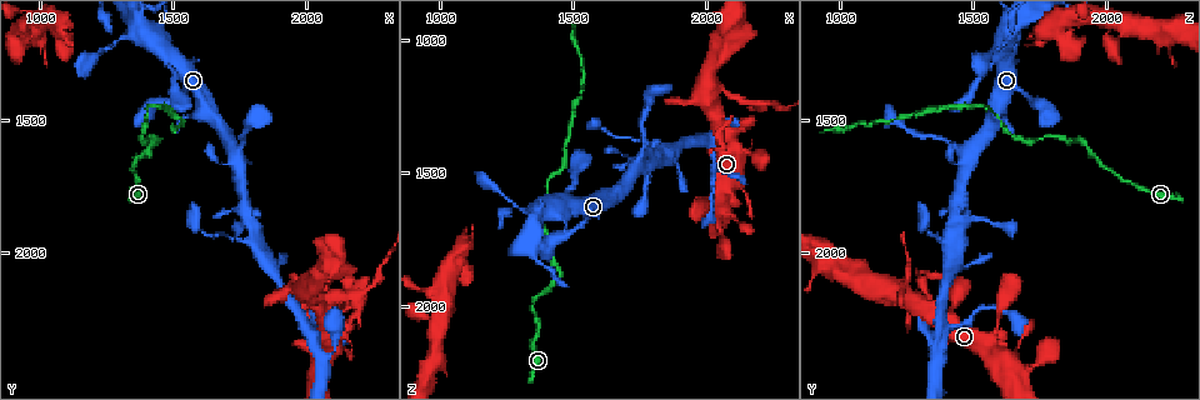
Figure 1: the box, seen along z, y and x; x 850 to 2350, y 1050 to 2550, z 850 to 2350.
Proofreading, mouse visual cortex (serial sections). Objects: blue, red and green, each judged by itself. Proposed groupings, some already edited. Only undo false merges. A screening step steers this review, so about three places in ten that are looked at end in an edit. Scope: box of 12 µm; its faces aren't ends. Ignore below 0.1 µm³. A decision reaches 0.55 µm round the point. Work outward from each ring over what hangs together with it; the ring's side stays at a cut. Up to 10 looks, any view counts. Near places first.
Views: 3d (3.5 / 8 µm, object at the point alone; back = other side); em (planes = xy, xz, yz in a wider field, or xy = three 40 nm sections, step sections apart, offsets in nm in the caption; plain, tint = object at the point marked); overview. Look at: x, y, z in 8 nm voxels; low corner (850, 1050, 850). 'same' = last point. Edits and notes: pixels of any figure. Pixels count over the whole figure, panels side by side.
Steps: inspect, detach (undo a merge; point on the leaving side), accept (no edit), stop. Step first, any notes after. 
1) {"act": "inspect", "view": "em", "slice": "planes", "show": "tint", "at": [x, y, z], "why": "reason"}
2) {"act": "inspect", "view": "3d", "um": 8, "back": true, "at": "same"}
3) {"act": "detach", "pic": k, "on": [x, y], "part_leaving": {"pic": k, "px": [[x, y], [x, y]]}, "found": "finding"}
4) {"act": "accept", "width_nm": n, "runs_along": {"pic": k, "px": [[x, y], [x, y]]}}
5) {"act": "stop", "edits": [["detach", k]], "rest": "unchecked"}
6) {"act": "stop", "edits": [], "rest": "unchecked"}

{"act": "inspect", "view": "3d", "um": 8, "back": true, "at": [2030, 2170, 1180], "why": "side arm on a straight run"}

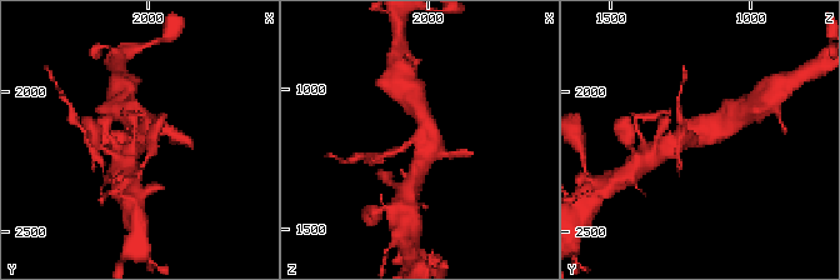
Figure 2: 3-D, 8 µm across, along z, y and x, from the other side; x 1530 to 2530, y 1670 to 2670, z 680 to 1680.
{"act": "inspect", "view": "em", "slice": "xy", "step": 3, "show": "tint", "at": [2040, 2160, 1190]}

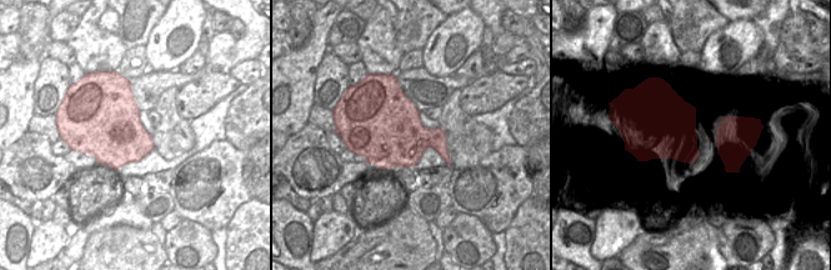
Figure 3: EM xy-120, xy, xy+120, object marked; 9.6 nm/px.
{"act": "detach", "pic": 2, "on": [390, 153], "found": "a second cell is stuck on"}

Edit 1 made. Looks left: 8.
{"act": "inspect", "view": "overview", "why": "see it whole again"}

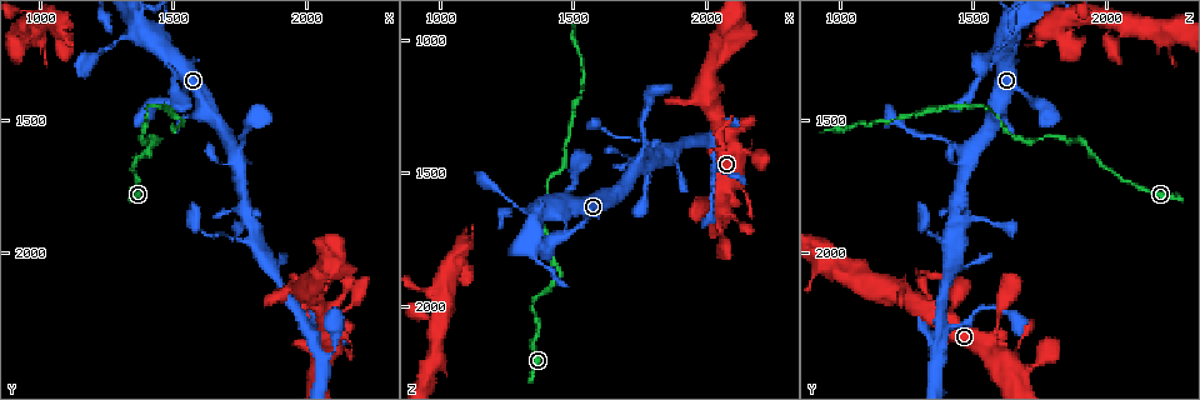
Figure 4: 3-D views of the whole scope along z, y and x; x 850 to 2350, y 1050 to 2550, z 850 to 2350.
{"act": "inspect", "view": "3d", "um": 3.5, "at": [1810, 1920, 1450], "why": "abrupt turn"}

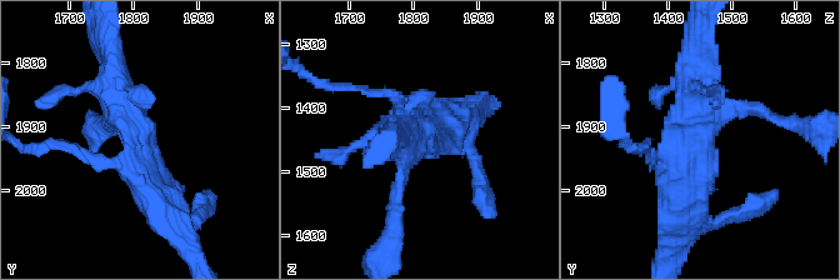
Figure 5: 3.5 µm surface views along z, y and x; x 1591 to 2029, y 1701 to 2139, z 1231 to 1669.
{"act": "inspect", "view": "em", "slice": "xy", "step": 2, "show": "tint", "at": [1810, 1920, 1440]}

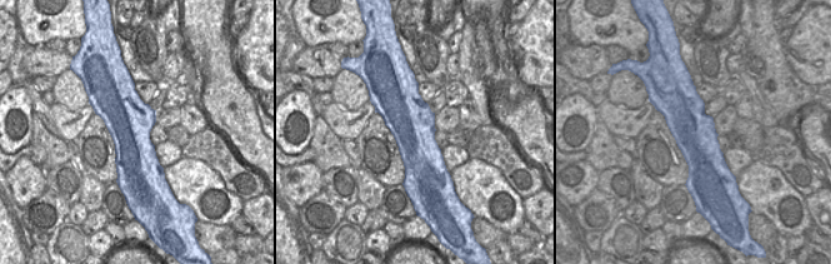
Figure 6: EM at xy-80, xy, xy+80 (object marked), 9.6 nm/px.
{"act": "inspect", "view": "em", "slice": "xy", "step": 1, "show": "tint", "at": "same", "why": "another direction"}

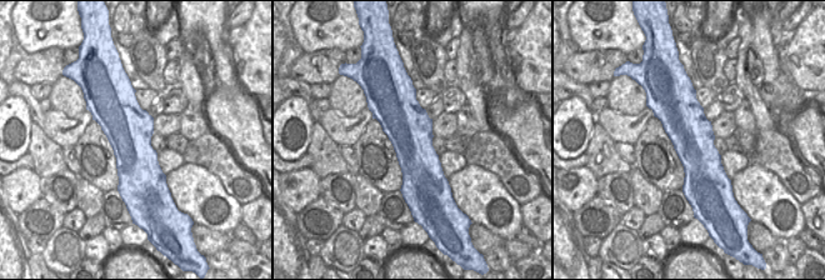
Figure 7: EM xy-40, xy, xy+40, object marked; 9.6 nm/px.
{"act": "accept", "found": "continuous, no second cell"}

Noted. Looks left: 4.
{"act": "inspect", "view": "3d", "um": 3.5, "back": true, "at": [2060, 2430, 1670], "why": "side arm on a straight run"}

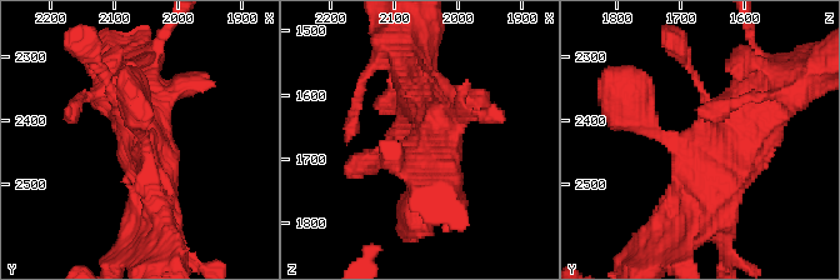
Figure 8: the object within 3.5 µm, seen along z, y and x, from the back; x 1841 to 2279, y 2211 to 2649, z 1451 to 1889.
{"act": "inspect", "view": "em", "slice": "xy", "step": 5, "show": "tint", "at": [2050, 2435, 1675]}

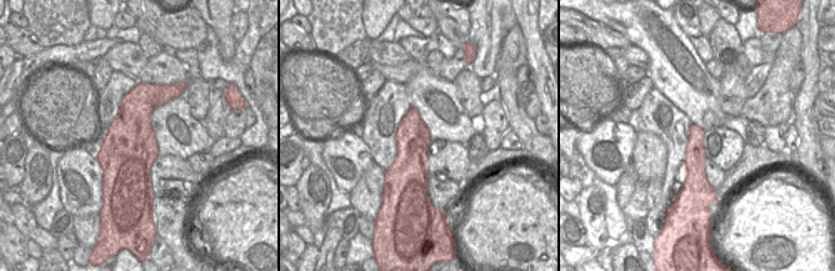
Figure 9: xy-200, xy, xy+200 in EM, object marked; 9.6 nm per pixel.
{"act": "accept", "runs_along": {"pic": 8, "px": [[775, 91], [679, 214]]}, "found": "all the same cell"}

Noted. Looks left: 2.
{"act": "inspect", "view": "3d", "um": 3.5, "back": true, "at": [2020, 2230, 1510], "why": "a narrow waist"}

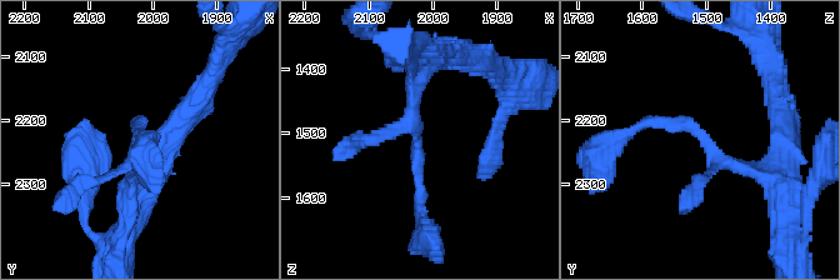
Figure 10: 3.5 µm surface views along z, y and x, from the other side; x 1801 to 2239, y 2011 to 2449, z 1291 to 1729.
{"act": "inspect", "view": "em", "slice": "planes", "show": "tint", "at": [2020, 2220, 1505]}

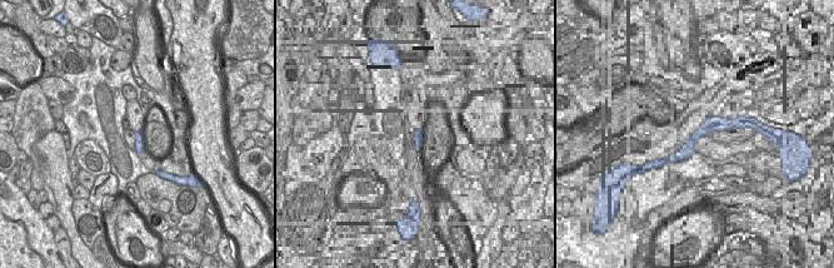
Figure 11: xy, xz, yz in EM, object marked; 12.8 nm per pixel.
{"act": "accept", "runs_along": {"pic": 10, "px": [[410, 70], [421, 215]]}, "found": "all the same cell"}

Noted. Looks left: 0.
{"act": "stop", "edits": [["detach", 2]], "rest": "unchecked"}

